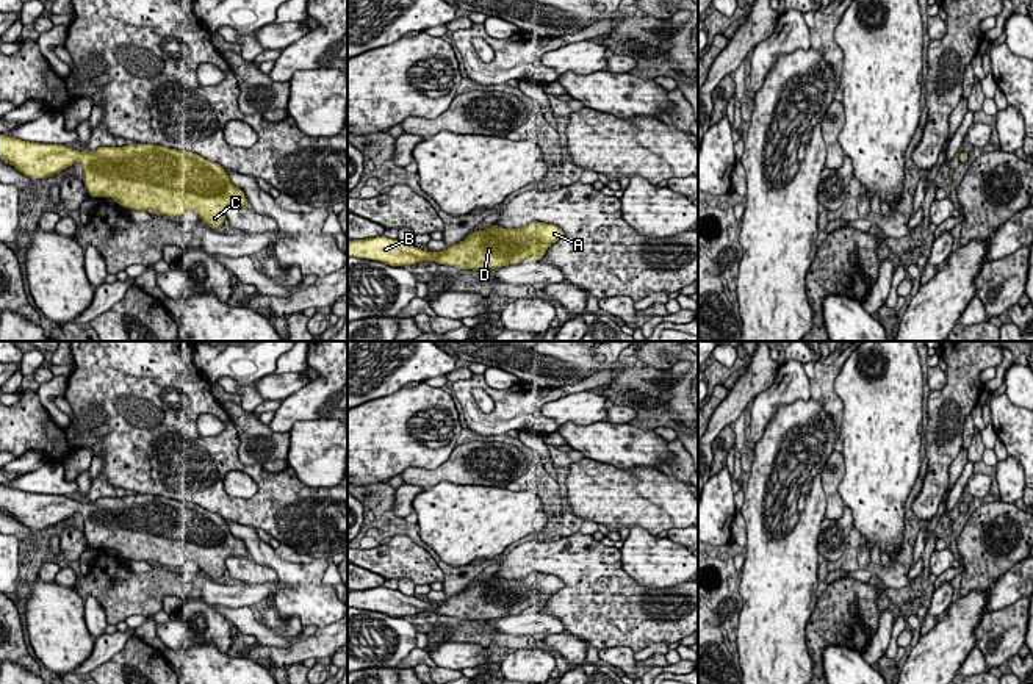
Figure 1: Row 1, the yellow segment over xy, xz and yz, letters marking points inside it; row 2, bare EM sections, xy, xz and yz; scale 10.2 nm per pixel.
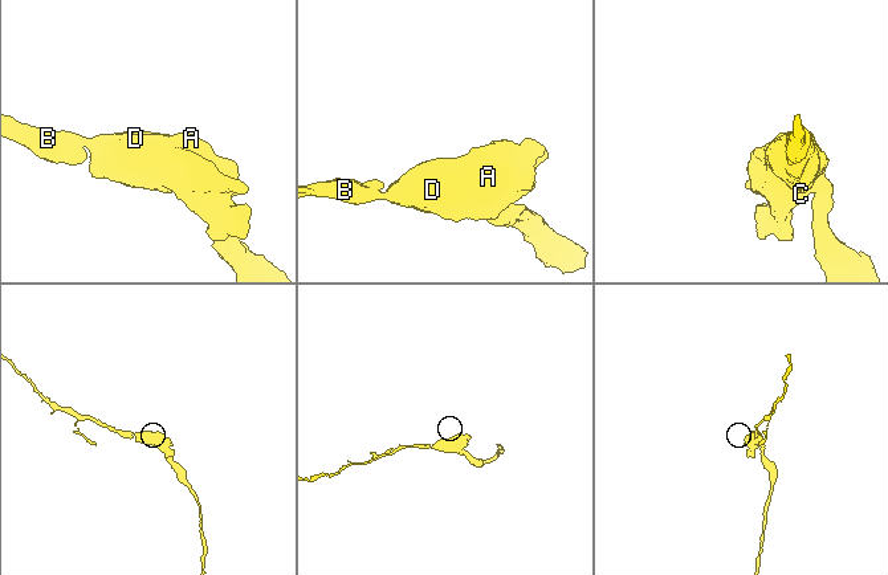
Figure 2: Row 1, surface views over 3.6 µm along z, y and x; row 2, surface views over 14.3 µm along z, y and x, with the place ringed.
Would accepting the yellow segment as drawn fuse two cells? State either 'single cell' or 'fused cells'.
single cell

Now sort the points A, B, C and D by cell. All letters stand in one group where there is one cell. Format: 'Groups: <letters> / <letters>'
Groups: A B C D

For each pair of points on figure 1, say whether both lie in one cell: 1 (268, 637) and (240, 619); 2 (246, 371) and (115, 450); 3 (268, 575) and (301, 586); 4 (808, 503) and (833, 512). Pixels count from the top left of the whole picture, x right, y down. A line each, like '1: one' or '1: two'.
1: one
2: two
3: two
4: two

